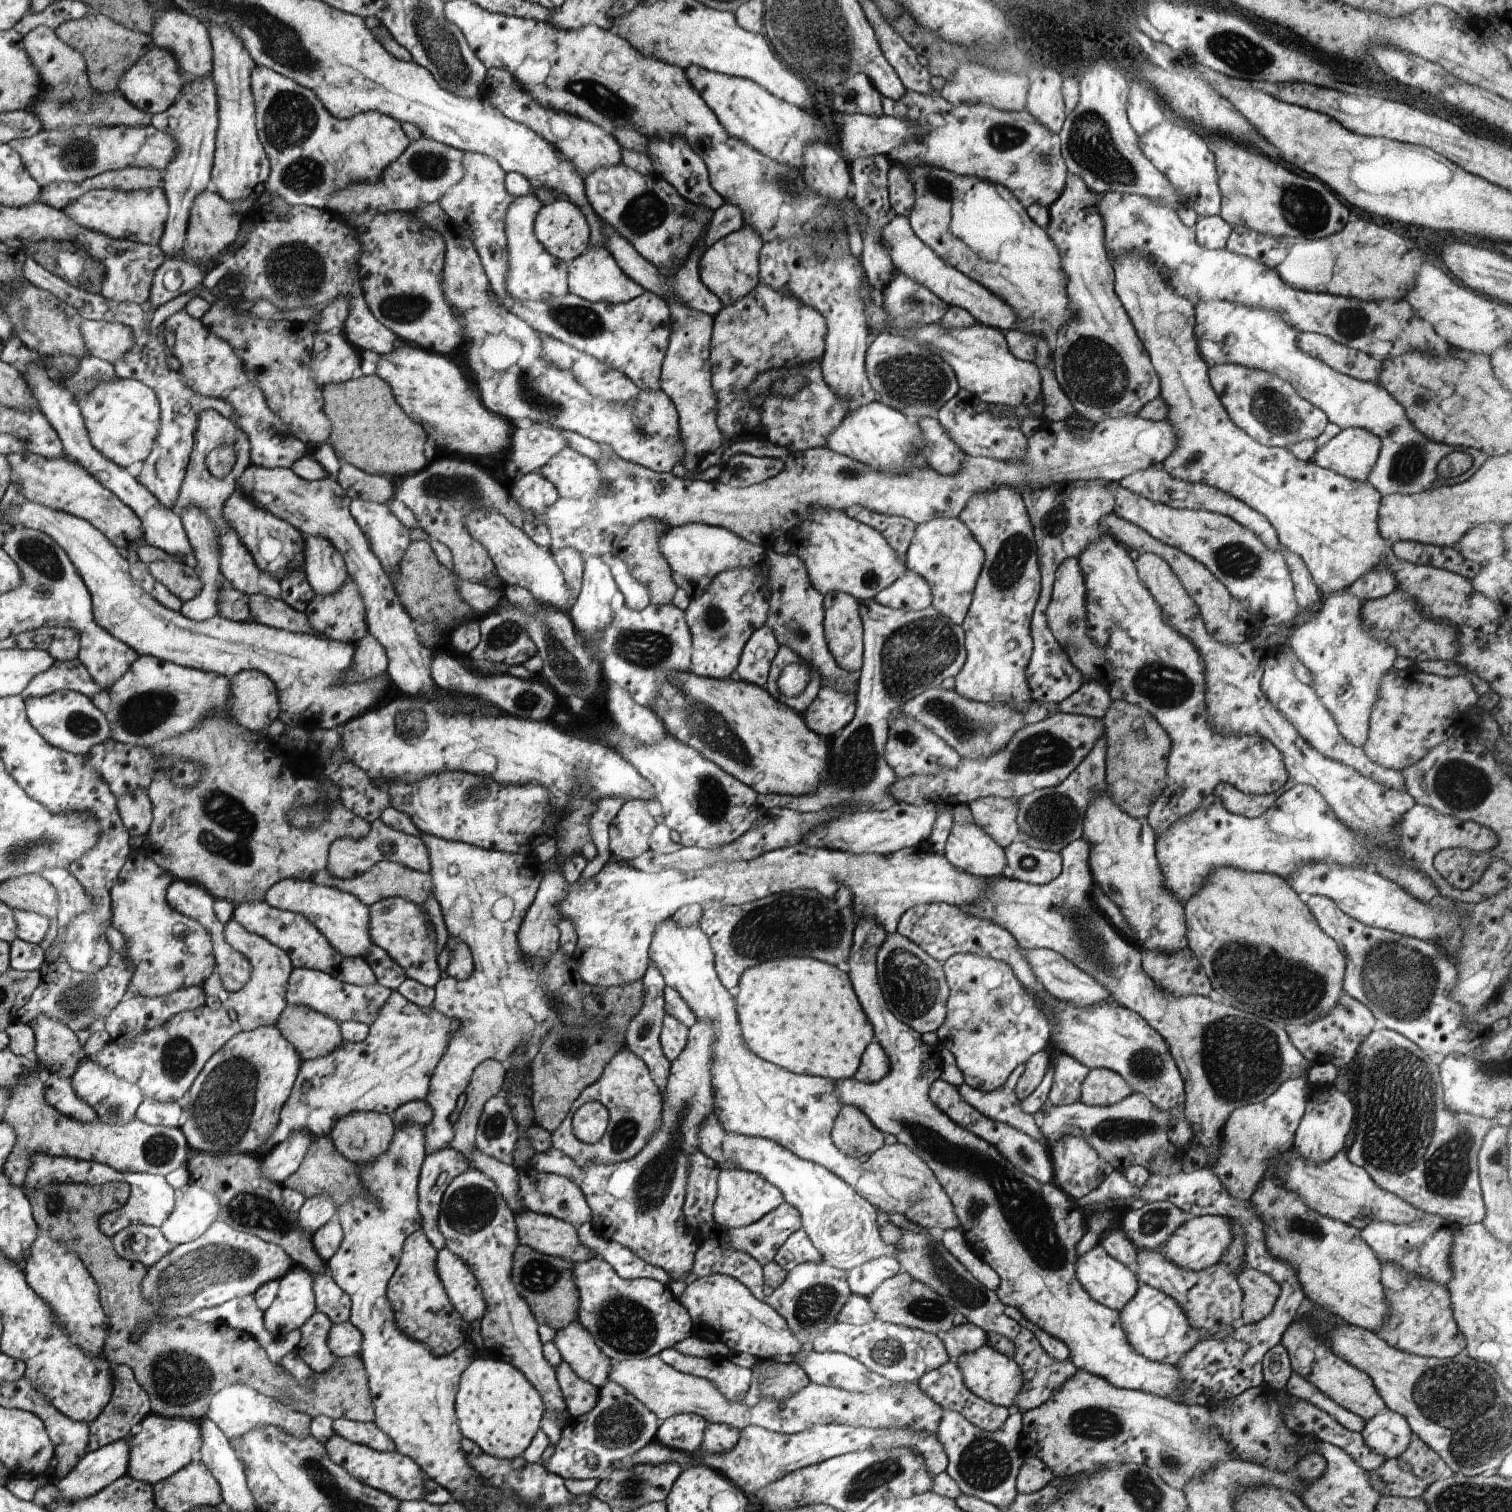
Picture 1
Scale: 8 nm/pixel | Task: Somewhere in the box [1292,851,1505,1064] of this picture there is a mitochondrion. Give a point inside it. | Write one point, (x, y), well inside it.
(1400, 982)

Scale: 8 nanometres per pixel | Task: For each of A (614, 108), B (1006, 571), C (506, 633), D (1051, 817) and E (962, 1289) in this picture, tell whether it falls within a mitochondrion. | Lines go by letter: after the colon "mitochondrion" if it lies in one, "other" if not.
A: mitochondrion
B: mitochondrion
C: mitochondrion
D: mitochondrion
E: mitochondrion

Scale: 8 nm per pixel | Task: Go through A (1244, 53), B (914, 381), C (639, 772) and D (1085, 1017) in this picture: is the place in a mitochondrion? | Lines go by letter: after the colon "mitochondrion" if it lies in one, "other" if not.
A: mitochondrion
B: mitochondrion
C: other
D: other

